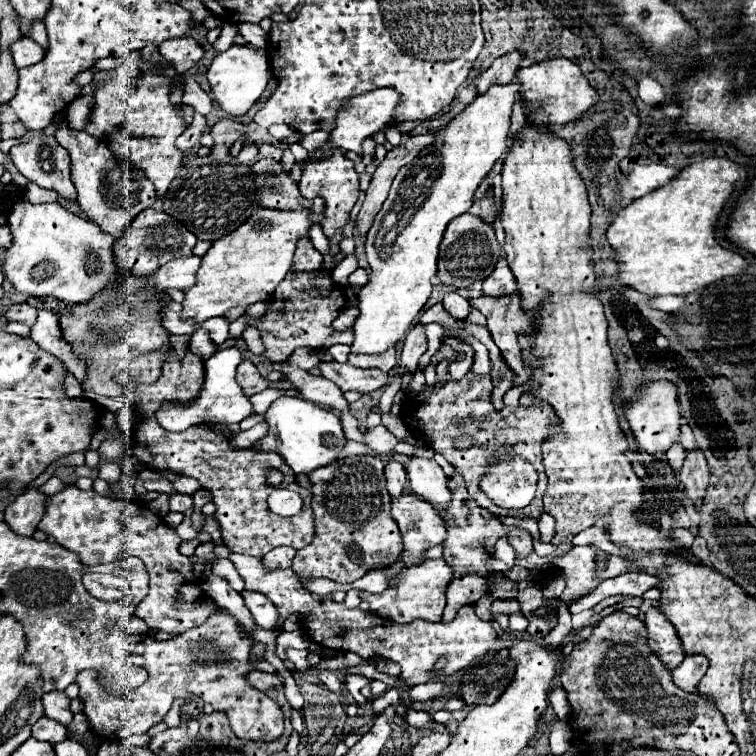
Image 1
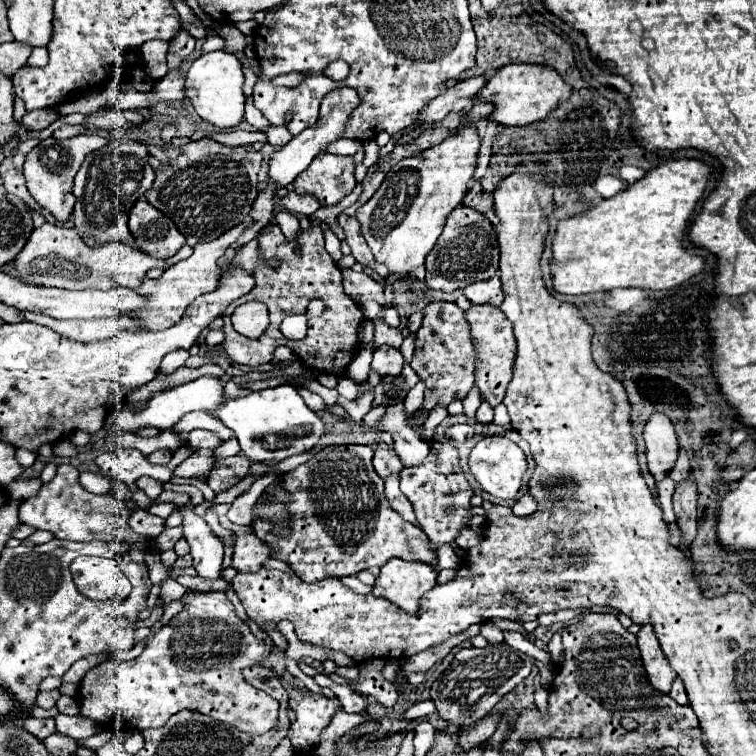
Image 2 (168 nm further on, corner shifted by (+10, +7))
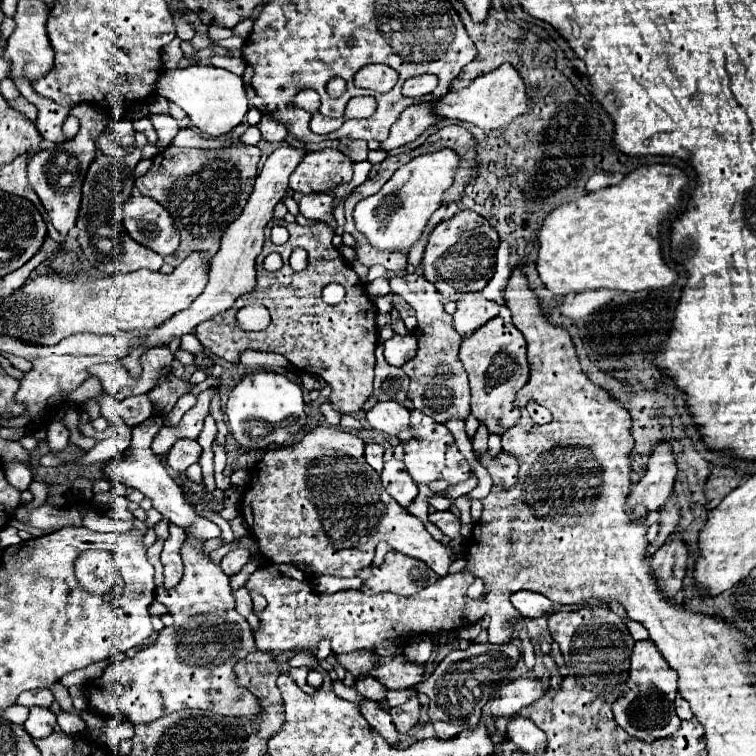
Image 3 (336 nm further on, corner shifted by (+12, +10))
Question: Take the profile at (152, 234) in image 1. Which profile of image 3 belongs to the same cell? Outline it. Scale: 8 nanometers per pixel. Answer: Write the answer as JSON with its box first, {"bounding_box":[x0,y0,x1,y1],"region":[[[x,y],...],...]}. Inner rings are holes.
{"bounding_box":[122,196,180,256],"region":[[[132,196],[122,208],[122,224],[130,238],[138,244],[158,252],[160,256],[172,254],[180,244],[180,232],[174,226],[168,210],[148,196]]]}

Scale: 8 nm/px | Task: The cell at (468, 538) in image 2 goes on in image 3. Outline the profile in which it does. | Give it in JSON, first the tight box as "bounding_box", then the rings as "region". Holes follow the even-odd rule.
{"bounding_box":[428,512,460,538],"region":[[[432,512],[428,516],[428,522],[432,522],[436,528],[440,528],[446,536],[456,538],[460,536],[460,518],[454,516],[452,512]]]}

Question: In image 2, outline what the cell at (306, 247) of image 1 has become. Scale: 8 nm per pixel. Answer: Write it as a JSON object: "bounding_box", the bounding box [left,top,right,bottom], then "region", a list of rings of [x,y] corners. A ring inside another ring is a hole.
{"bounding_box":[276,211,300,243],"region":[[[286,211],[278,213],[278,215],[276,215],[276,223],[280,225],[286,241],[290,241],[290,243],[296,243],[296,241],[298,241],[300,223],[298,223],[298,219],[296,219],[292,213],[286,213]]]}

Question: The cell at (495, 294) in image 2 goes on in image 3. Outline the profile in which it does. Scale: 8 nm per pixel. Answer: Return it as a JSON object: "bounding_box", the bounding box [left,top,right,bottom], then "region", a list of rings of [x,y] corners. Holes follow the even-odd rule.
{"bounding_box":[454,292,500,338],"region":[[[468,292],[460,294],[458,308],[454,312],[454,330],[464,338],[472,334],[476,328],[484,326],[488,320],[496,318],[500,312],[500,306],[492,300],[486,300],[480,296],[480,292]]]}

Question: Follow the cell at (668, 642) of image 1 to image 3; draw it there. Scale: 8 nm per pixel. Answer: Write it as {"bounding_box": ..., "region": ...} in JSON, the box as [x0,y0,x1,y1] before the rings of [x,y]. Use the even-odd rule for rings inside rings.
{"bounding_box":[612,640,680,742],"region":[[[650,640],[636,642],[630,656],[630,676],[626,680],[624,692],[612,704],[614,720],[624,728],[632,738],[652,742],[658,738],[668,738],[680,728],[680,718],[676,716],[674,700],[678,696],[676,672],[668,668],[668,662],[660,656],[658,648]]]}

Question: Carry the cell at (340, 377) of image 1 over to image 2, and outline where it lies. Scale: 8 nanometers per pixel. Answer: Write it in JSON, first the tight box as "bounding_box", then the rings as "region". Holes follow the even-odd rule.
{"bounding_box":[370,345,404,377],"region":[[[382,345],[382,347],[378,347],[374,351],[370,369],[376,371],[380,377],[386,377],[386,375],[400,375],[402,373],[402,365],[404,365],[404,359],[402,359],[400,351],[394,349],[394,347]]]}

